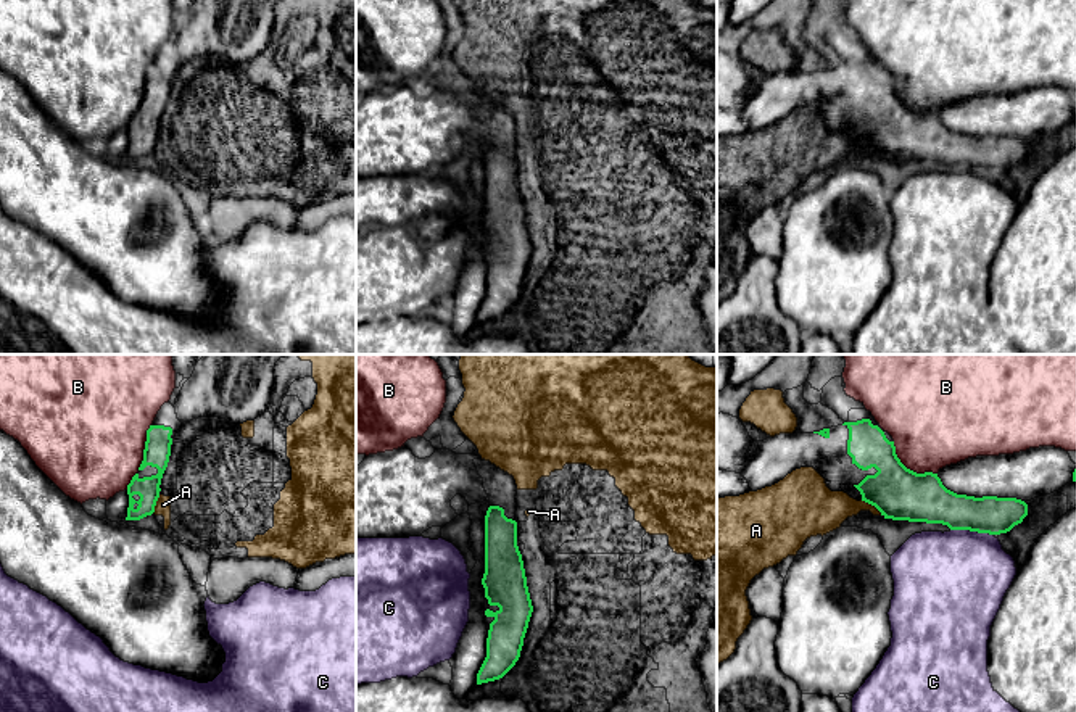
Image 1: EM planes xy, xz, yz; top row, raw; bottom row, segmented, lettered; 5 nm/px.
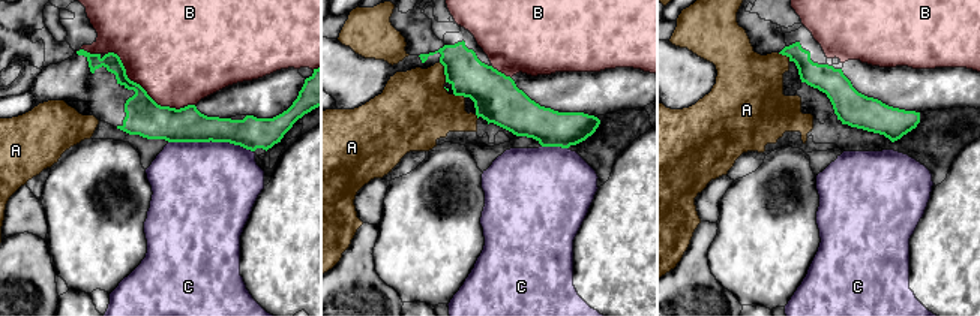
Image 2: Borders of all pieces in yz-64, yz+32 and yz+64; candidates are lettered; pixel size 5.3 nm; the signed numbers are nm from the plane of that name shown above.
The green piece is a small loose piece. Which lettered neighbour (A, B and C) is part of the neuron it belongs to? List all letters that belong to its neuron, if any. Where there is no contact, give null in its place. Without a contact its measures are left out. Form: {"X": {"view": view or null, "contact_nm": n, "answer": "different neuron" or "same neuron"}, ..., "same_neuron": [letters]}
{"A": {"view": "yz", "contact_nm": 130, "answer": "same neuron"}, "B": {"view": "yz", "contact_nm": 280, "answer": "different neuron"}, "C": {"view": "yz", "contact_nm": 220, "answer": "different neuron"}, "same_neuron": ["A"]}

